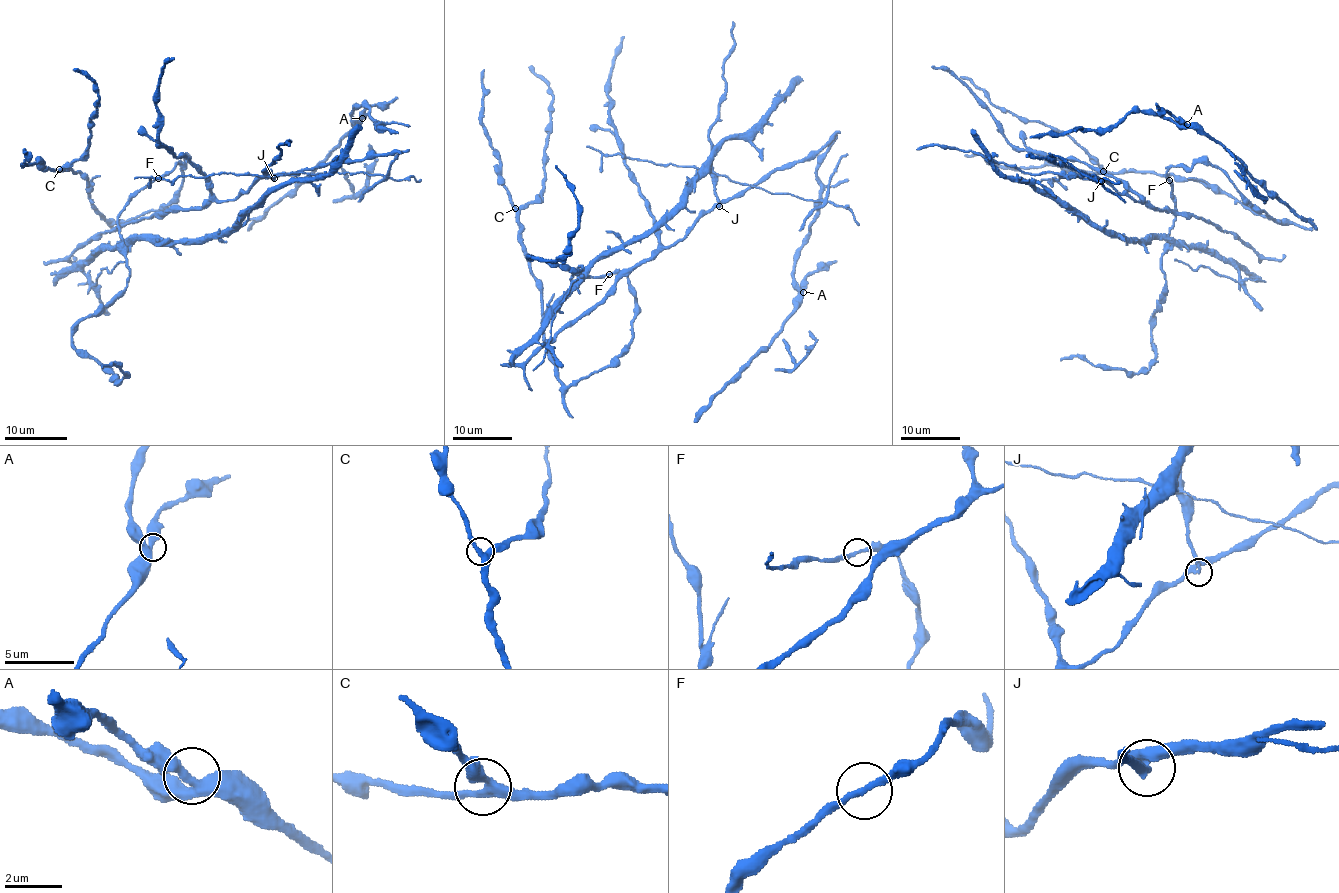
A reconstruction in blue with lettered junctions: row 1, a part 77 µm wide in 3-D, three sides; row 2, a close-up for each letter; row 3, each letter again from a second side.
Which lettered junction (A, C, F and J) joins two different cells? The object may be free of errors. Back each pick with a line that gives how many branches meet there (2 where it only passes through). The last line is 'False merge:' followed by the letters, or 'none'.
J: 3 branches meet
False merge: J

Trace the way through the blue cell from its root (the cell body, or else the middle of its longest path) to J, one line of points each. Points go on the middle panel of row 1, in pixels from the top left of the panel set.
J: (520, 363), (526, 363), (565, 327), (585, 315), (623, 275), (675, 245), (706, 211), (720, 207)

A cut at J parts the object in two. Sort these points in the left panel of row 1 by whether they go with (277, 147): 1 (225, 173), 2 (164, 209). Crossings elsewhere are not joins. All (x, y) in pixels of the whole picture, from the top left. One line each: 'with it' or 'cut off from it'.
1: with it
2: cut off from it

